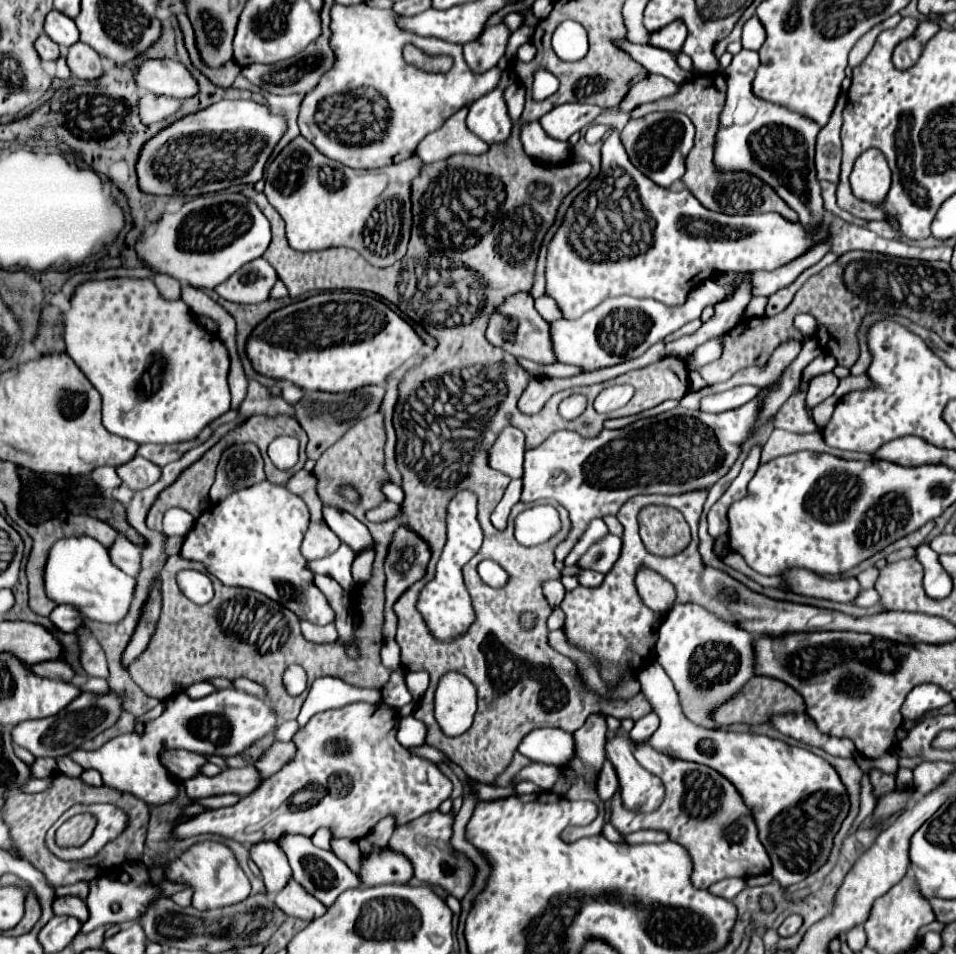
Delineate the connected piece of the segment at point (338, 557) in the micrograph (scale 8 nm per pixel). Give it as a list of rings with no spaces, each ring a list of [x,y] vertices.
[[[341,544],[339,550],[323,560],[315,560],[307,562],[307,570],[311,570],[313,574],[325,574],[331,576],[333,580],[337,580],[345,592],[351,592],[355,588],[355,582],[351,578],[351,562],[355,558],[355,552],[347,546]]]

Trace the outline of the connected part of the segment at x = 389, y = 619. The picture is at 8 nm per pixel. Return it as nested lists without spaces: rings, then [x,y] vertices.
[[[405,526],[405,528],[397,528],[397,532],[395,532],[391,544],[389,544],[389,552],[387,552],[387,558],[385,558],[385,576],[387,576],[387,582],[385,582],[385,622],[383,622],[383,628],[381,628],[385,640],[395,638],[395,630],[397,630],[397,616],[393,612],[395,600],[399,598],[399,594],[403,594],[411,584],[415,584],[425,574],[427,562],[431,558],[431,552],[427,550],[427,544],[419,537],[411,528]]]

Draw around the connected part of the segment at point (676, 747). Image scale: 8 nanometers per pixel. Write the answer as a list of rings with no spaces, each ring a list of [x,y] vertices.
[[[655,660],[639,670],[637,680],[641,682],[641,692],[661,718],[657,732],[647,744],[673,758],[705,764],[739,788],[759,828],[759,840],[771,858],[771,876],[779,886],[789,888],[817,872],[827,862],[833,838],[849,812],[849,798],[835,768],[805,748],[795,748],[769,736],[695,726],[681,710],[671,678],[667,678],[665,670]]]

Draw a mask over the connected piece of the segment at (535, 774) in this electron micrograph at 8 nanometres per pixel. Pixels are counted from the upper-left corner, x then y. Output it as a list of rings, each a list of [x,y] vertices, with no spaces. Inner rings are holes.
[[[531,764],[527,768],[523,768],[519,772],[519,776],[515,778],[515,784],[521,780],[533,780],[537,786],[553,786],[559,778],[559,768],[551,766],[551,764]]]

